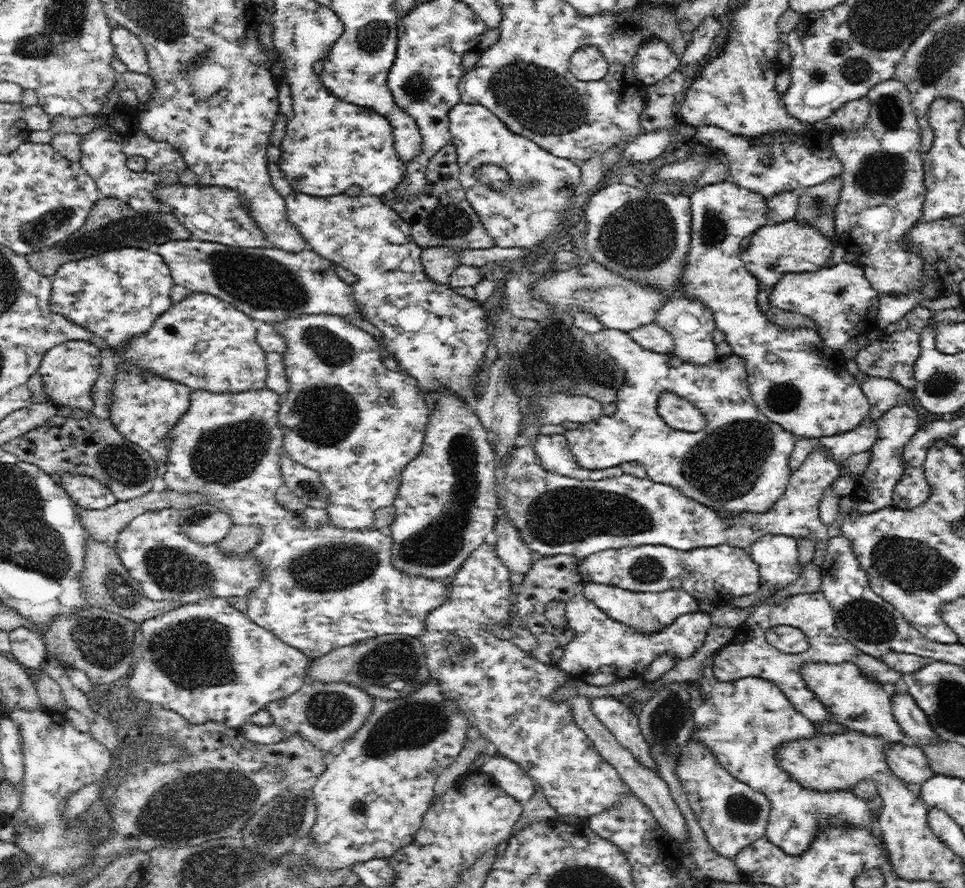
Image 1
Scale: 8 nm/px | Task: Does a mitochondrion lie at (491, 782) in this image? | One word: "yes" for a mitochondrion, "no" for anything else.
no

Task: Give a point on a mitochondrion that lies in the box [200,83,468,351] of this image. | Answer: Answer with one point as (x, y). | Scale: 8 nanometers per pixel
(261, 282)

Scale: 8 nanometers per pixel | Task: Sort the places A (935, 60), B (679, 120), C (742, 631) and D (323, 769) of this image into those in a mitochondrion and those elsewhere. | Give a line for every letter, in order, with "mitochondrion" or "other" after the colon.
A: mitochondrion
B: other
C: other
D: other

